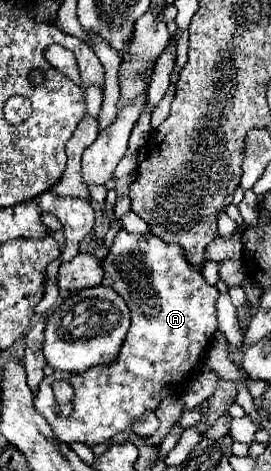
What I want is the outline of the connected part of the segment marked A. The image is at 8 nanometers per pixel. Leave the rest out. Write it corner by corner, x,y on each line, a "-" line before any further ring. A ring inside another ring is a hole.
120,231
114,237
110,253
102,261
102,285
112,287
126,301
132,313
132,325
122,343
120,355
108,365
96,365
84,373
56,371
44,377
34,399
38,413
50,423
58,441
96,445
106,443
118,433
132,433
138,417
156,411
160,401
180,395
188,379
200,369
200,361
218,329
216,299
218,289
206,285
184,257
178,245
168,245
156,235
136,235
-
66,379
74,387
72,415
56,415
52,381

